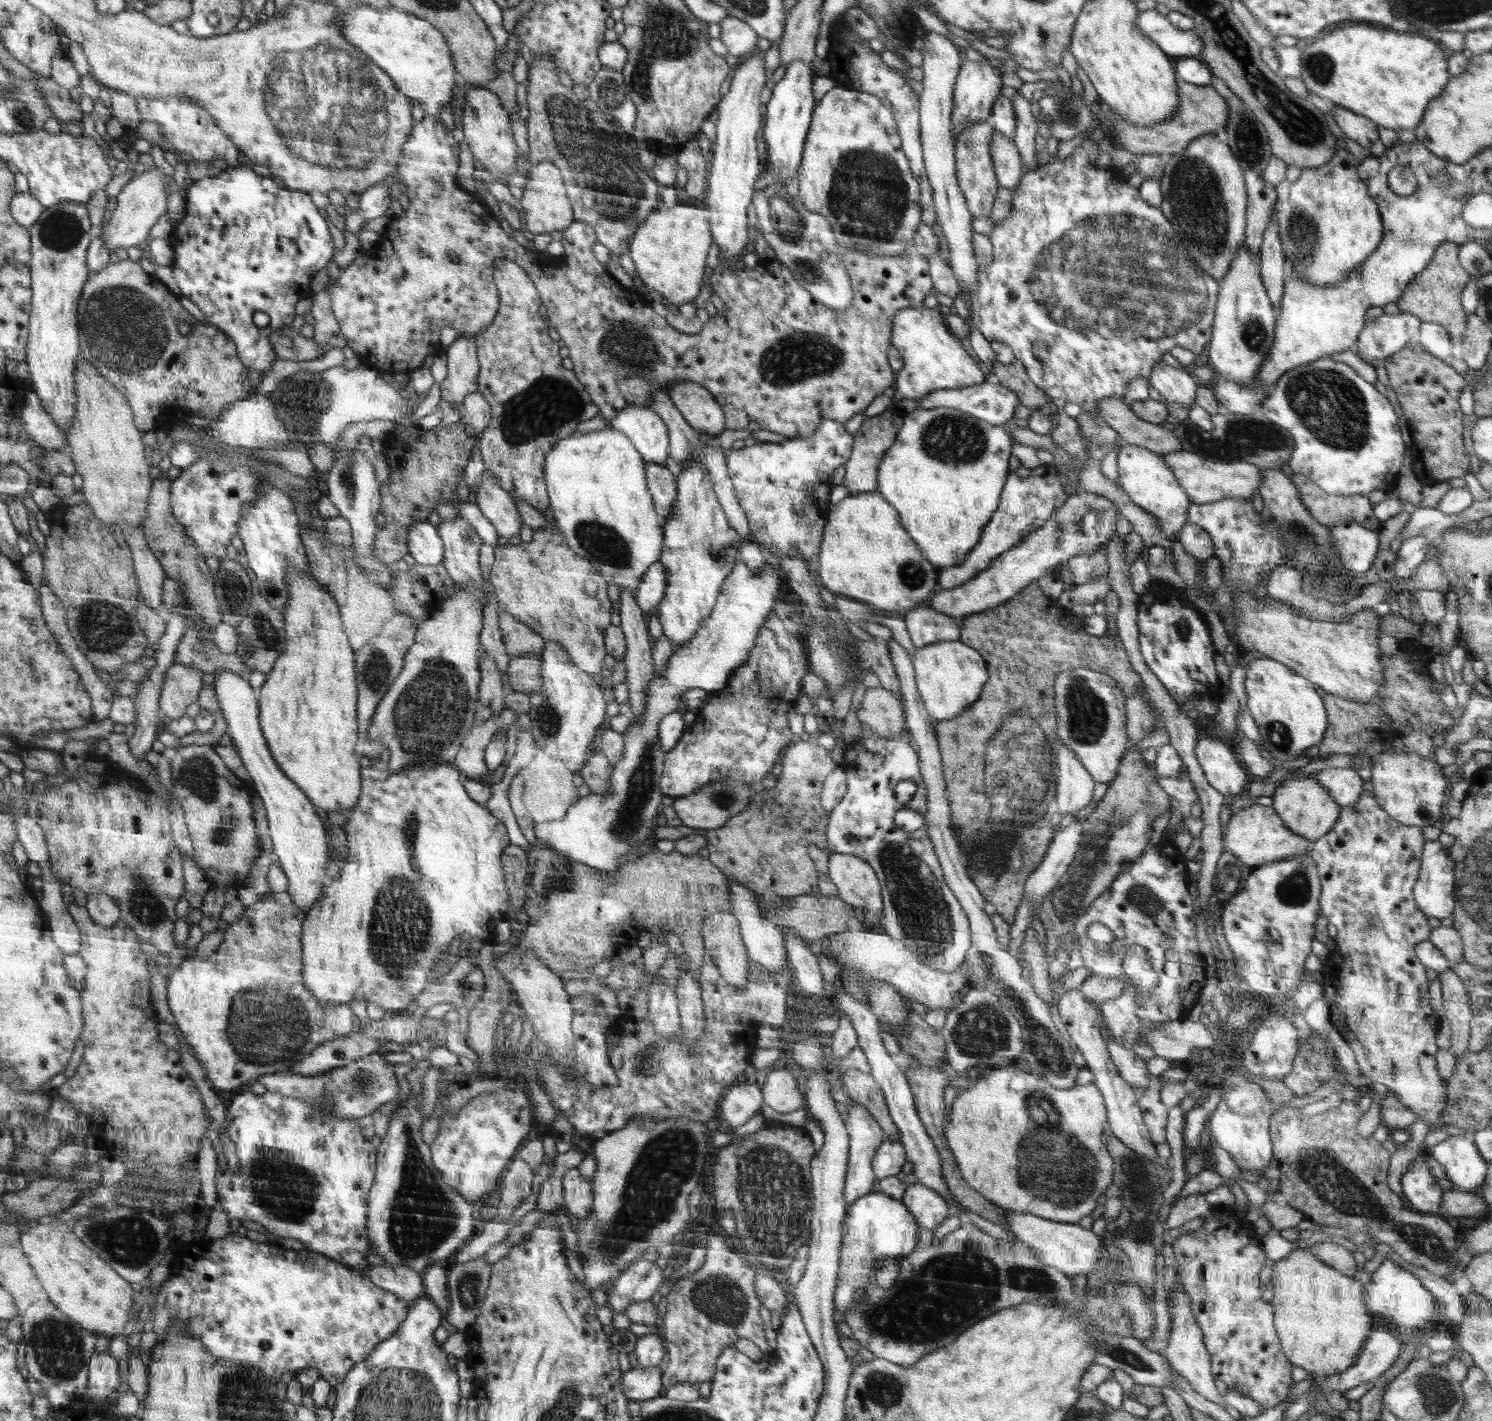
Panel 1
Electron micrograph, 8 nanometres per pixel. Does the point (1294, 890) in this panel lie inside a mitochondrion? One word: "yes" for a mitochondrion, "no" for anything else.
yes

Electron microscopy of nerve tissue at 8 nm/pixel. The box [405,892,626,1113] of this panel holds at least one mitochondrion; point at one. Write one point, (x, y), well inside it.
(533, 1065)

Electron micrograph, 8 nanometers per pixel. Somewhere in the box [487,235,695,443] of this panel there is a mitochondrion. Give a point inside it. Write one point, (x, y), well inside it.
(629, 351)

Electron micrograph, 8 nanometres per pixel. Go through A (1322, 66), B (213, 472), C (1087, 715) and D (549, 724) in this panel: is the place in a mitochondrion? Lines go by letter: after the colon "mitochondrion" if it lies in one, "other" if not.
A: mitochondrion
B: other
C: mitochondrion
D: mitochondrion

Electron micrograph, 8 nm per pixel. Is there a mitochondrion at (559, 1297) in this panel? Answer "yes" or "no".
yes

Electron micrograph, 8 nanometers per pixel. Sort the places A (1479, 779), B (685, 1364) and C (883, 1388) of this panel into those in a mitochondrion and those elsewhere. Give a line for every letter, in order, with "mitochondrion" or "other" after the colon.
A: other
B: other
C: mitochondrion

